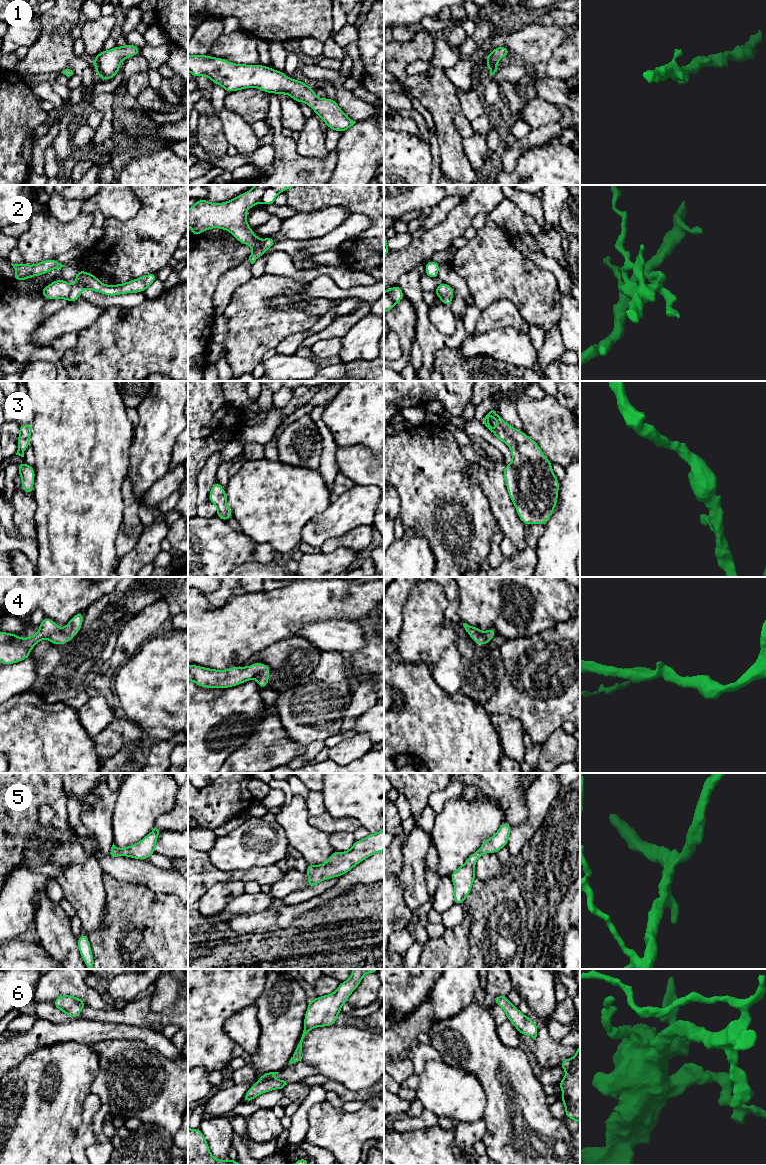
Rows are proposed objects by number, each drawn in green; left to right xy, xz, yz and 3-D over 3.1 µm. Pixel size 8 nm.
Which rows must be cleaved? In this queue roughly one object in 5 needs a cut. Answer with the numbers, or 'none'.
2

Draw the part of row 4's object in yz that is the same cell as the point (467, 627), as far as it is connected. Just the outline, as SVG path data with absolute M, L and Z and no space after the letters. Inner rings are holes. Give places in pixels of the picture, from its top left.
M463 623L463 626L464 626L466 632L470 635L472 640L477 645L483 646L483 645L487 644L496 635L496 631L492 627L490 627L486 632L481 632L478 627L470 626L467 623Z

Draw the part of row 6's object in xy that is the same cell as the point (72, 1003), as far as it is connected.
M59 995L53 1001L53 1004L56 1008L74 1019L77 1019L81 1010L87 1006L81 998L71 995Z

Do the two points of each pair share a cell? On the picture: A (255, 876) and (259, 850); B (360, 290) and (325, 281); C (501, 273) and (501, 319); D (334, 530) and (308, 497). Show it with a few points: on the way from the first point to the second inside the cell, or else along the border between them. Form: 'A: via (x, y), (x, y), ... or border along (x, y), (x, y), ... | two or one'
A: border along (276, 864), (233, 870) | two
B: via (351, 292), (336, 292), (334, 290) | one
C: border along (481, 310), (499, 300), (508, 299), (520, 314) | two
D: border along (332, 500), (322, 512), (316, 514), (303, 527) | two

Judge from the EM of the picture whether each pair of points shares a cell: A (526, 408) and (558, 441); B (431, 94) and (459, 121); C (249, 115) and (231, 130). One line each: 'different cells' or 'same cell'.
A: same cell
B: different cells
C: different cells

